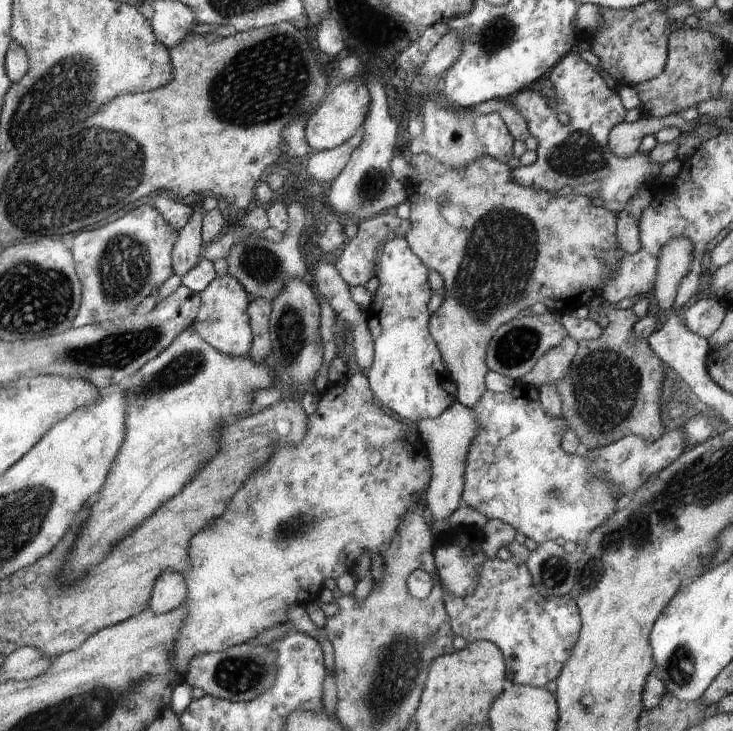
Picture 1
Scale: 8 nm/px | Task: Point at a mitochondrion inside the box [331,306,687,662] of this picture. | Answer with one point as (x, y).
(603, 387)

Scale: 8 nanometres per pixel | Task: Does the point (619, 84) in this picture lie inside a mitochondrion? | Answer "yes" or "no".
no

